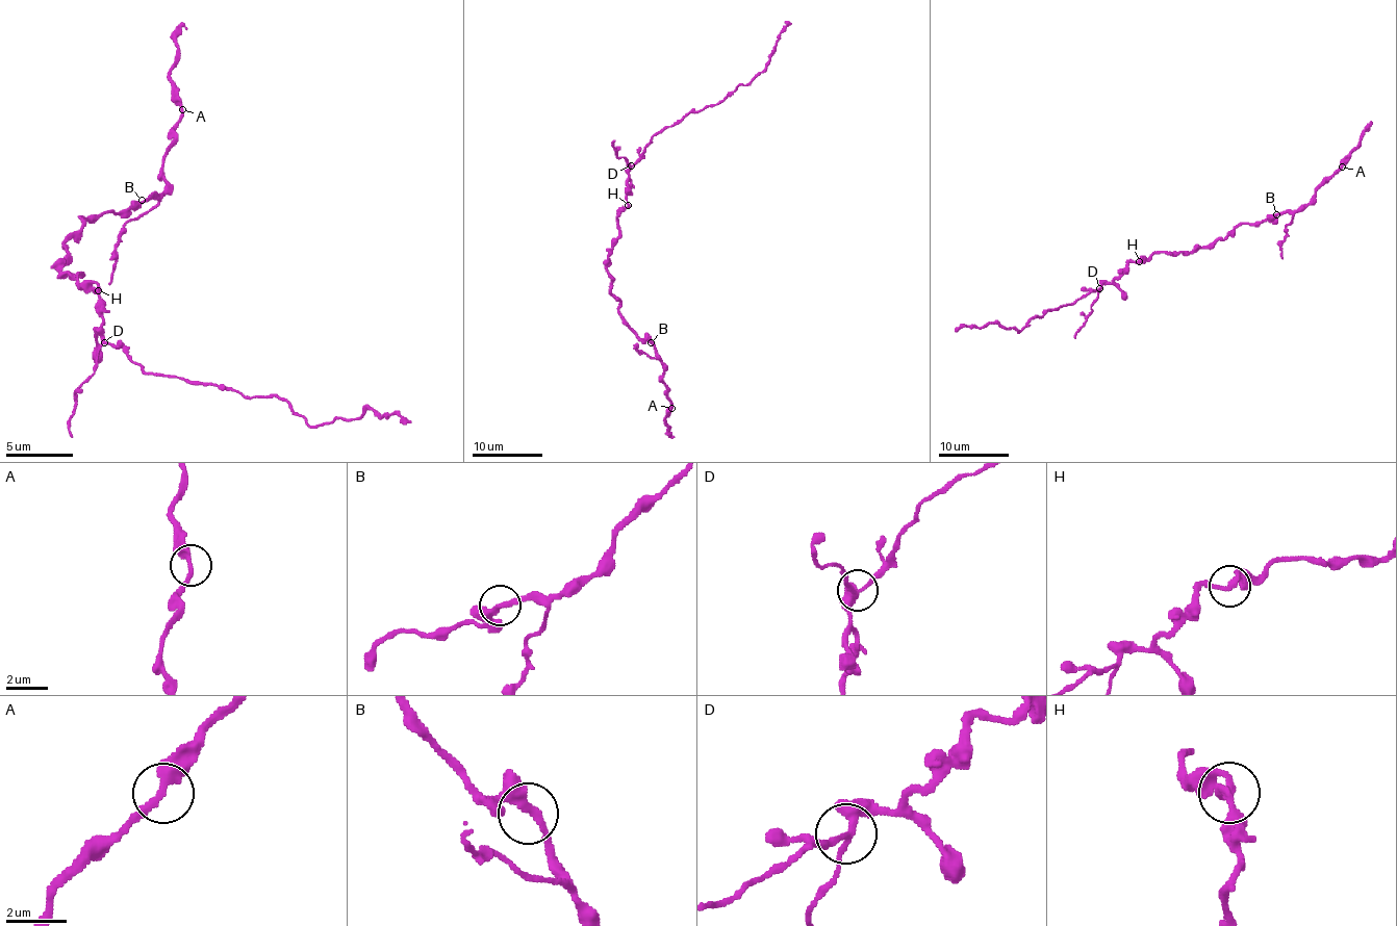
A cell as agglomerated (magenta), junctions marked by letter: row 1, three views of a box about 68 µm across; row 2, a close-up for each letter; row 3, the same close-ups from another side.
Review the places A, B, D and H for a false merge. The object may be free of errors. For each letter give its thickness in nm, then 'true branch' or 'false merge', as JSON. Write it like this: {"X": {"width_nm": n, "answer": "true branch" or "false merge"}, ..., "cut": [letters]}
{"A": {"width_nm": 320, "answer": "true branch"}, "B": {"width_nm": 240, "answer": "true branch"}, "D": {"width_nm": 240, "answer": "false merge"}, "H": {"width_nm": 240, "answer": "true branch"}, "cut": ["D"]}

